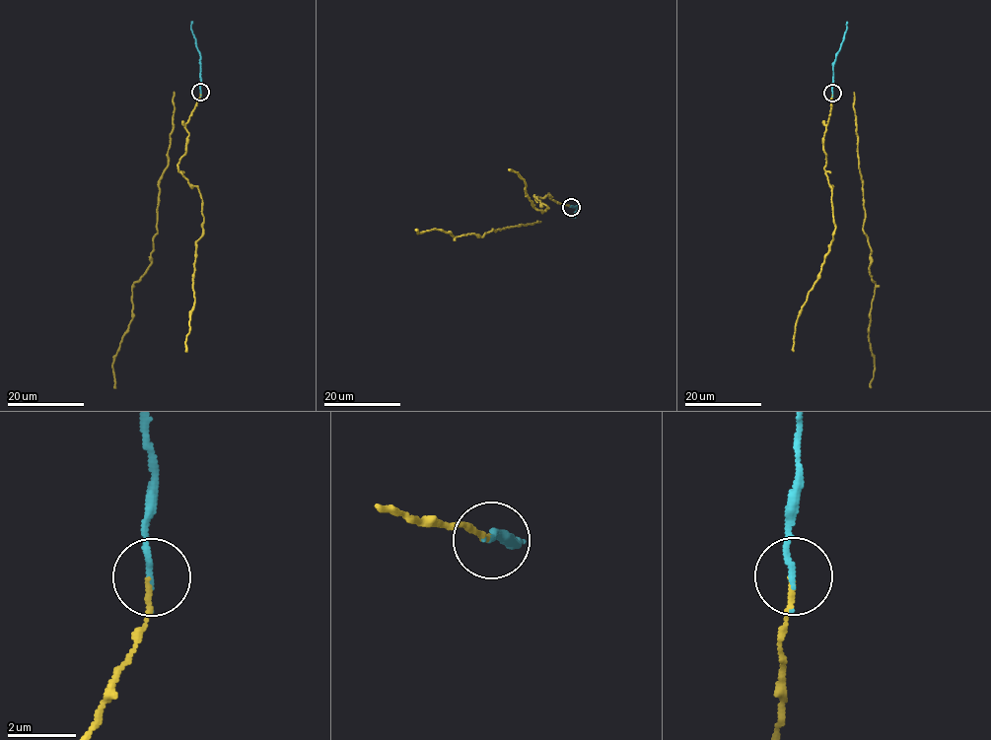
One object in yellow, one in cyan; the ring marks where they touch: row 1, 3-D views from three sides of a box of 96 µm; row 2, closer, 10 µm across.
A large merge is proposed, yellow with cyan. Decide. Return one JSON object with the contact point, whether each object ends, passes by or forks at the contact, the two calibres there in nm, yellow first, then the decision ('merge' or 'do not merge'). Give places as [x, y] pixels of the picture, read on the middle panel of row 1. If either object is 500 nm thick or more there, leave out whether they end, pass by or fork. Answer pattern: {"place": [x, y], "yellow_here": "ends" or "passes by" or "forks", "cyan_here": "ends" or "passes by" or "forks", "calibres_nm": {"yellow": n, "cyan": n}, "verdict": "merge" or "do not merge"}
{"place": [571, 207], "yellow_here": "ends", "cyan_here": "ends", "calibres_nm": {"yellow": 130, "cyan": 160}, "verdict": "merge"}

